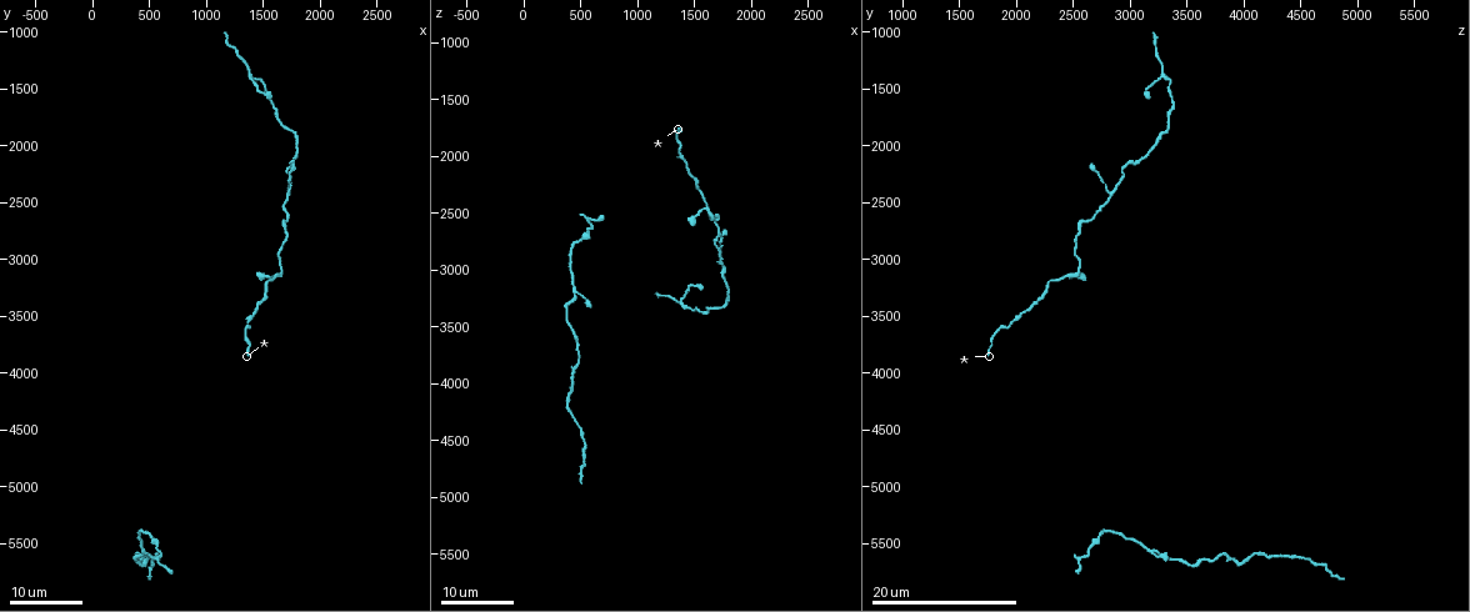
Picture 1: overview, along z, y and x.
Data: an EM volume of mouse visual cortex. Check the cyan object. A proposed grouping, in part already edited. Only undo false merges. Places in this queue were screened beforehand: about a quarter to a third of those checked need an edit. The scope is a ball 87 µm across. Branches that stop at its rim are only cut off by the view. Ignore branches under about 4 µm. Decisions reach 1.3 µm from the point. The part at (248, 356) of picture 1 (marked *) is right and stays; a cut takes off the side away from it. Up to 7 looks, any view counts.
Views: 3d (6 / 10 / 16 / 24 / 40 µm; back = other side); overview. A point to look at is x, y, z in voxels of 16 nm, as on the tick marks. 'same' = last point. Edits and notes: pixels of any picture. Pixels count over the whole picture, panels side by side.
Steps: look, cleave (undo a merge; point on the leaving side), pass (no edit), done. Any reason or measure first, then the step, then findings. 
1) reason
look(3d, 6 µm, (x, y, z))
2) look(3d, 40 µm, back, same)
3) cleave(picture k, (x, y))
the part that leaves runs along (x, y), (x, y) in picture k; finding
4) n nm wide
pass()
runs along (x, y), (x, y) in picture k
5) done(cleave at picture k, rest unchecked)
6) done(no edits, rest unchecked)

thick turns thin
look(3d, 24 µm, (1640, 3080, 2560))

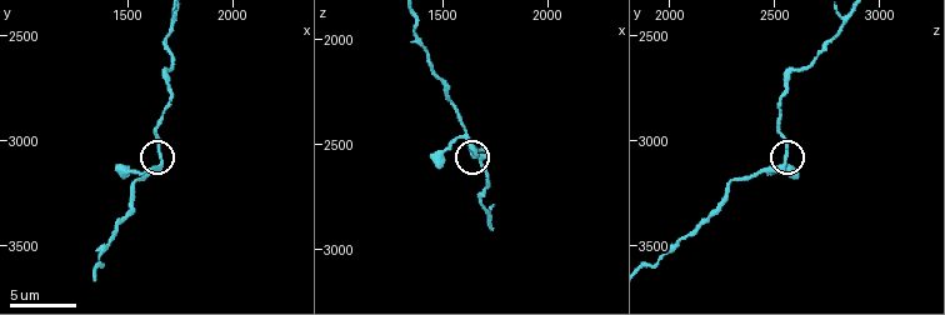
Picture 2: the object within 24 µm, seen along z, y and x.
look(3d, 6 µm, (1650, 3110, 2540))

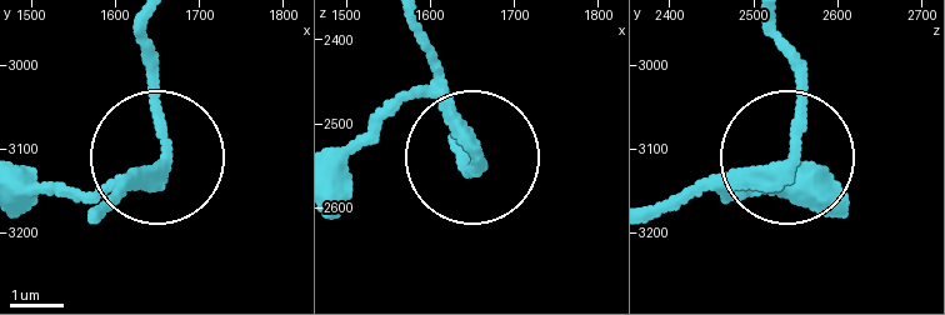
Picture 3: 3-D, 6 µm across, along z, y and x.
pass()
continuous, no second neuron

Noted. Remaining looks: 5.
side arm on a straight run
look(3d, 10 µm, (1730, 2410, 2840))

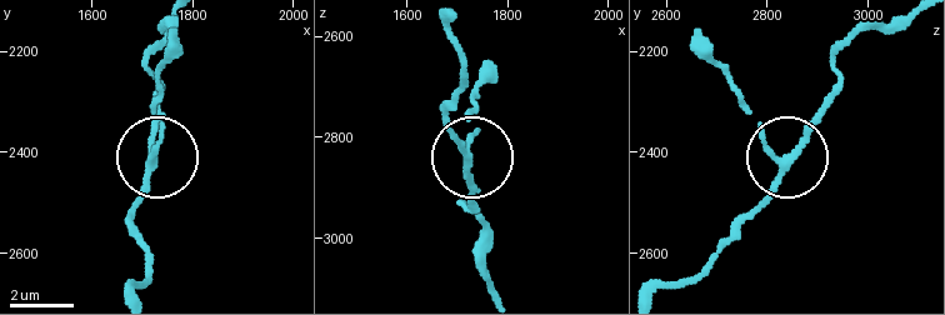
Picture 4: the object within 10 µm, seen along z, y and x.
180 nm wide
pass()
runs along (136, 293), (146, 253), (131, 213), (163, 131), (155, 86) in picture 4; all the same neuron

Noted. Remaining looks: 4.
branch point
look(3d, 24 µm, (1380, 1400, 3300))

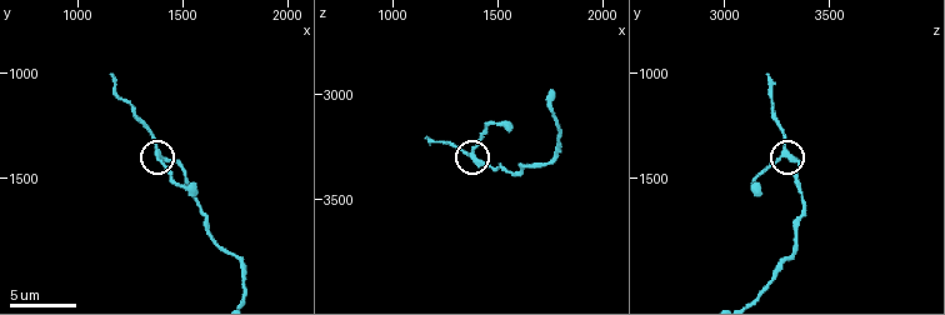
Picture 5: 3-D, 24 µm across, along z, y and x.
zoom in
look(3d, 10 µm, (1390, 1380, 3280))

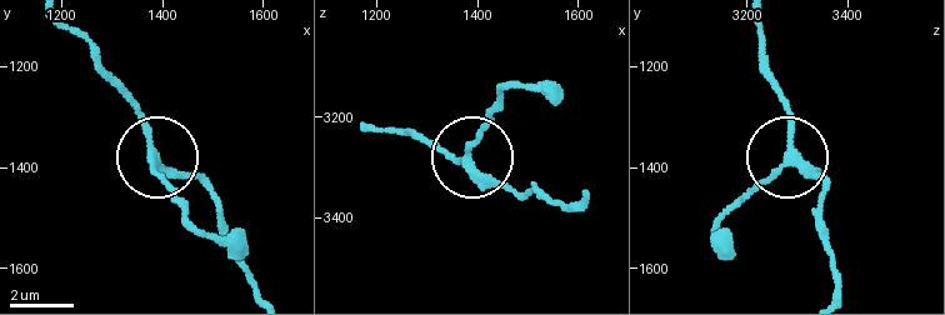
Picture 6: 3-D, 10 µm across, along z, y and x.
3 arms
pass()
runs along (583, 199), (513, 194), (480, 173), (473, 148), (501, 103) in picture 6; all the same neuron

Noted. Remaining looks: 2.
done(no edits, rest unchecked)

